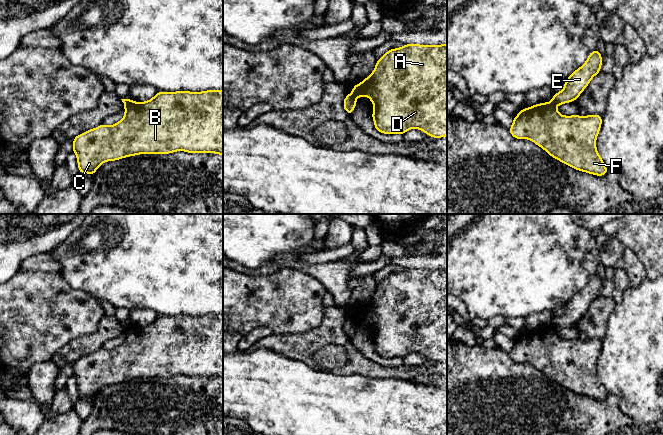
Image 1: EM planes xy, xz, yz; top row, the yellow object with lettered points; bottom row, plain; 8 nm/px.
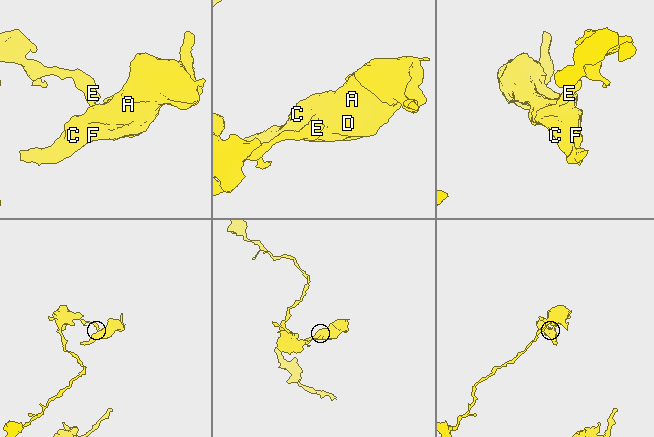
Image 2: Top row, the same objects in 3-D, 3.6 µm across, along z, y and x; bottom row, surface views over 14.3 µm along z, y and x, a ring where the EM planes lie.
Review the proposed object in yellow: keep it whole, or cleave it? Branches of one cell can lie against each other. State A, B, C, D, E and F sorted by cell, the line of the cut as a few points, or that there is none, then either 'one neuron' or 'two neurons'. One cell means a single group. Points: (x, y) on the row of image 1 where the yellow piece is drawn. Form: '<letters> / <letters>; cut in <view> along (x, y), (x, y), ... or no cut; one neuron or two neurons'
A B C D F / E; cut in yz along (551, 102), (556, 105); two neurons

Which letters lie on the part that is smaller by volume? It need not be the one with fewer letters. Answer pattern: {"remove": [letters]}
{"remove": ["A", "B", "C", "D", "F"]}

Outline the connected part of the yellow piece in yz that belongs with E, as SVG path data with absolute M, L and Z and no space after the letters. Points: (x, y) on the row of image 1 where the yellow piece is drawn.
M596 49L589 54L587 61L565 80L563 90L554 94L552 103L557 106L576 100L591 79L601 71L601 64L602 57L600 52Z

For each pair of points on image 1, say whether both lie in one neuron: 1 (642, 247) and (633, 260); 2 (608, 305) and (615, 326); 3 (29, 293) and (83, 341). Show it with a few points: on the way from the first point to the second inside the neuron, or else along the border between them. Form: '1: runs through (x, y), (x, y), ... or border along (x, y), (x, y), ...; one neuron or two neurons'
1: border along (625, 247), (634, 252), (647, 276); two neurons
2: border along (616, 302), (608, 317), (607, 330), (603, 335); two neurons
3: border along (98, 324), (94, 331), (73, 338), (58, 349); two neurons

